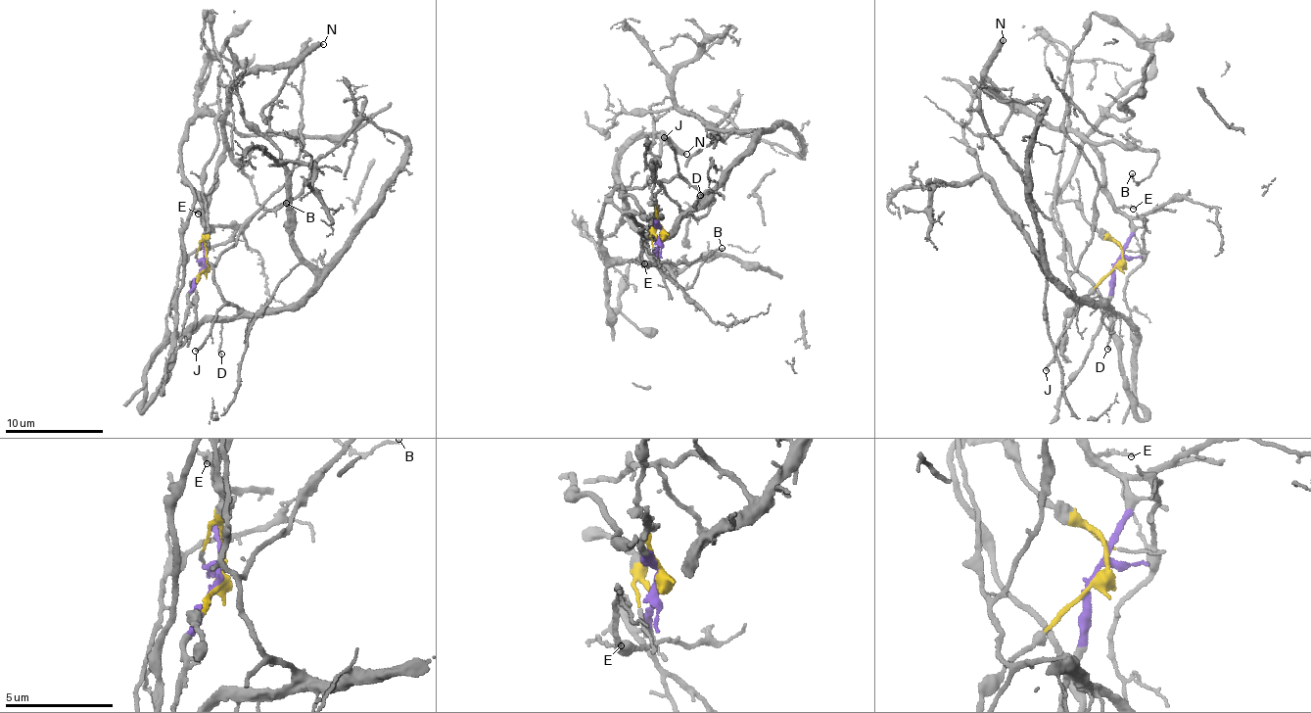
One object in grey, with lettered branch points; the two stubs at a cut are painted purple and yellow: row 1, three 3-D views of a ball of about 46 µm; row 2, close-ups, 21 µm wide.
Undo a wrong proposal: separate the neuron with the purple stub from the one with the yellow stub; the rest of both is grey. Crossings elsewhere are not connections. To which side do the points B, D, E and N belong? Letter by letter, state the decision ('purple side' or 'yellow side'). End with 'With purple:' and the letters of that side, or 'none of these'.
B: purple side
D: yellow side
E: purple side
N: purple side
With purple: B, E, N

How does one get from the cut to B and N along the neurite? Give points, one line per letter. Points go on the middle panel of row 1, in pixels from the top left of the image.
B: (660, 232), (653, 257), (645, 241), (639, 244), (645, 240), (654, 261), (684, 287), (722, 248)
N: (660, 232), (653, 257), (630, 218), (618, 167), (623, 151), (642, 137), (669, 139), (686, 154)

